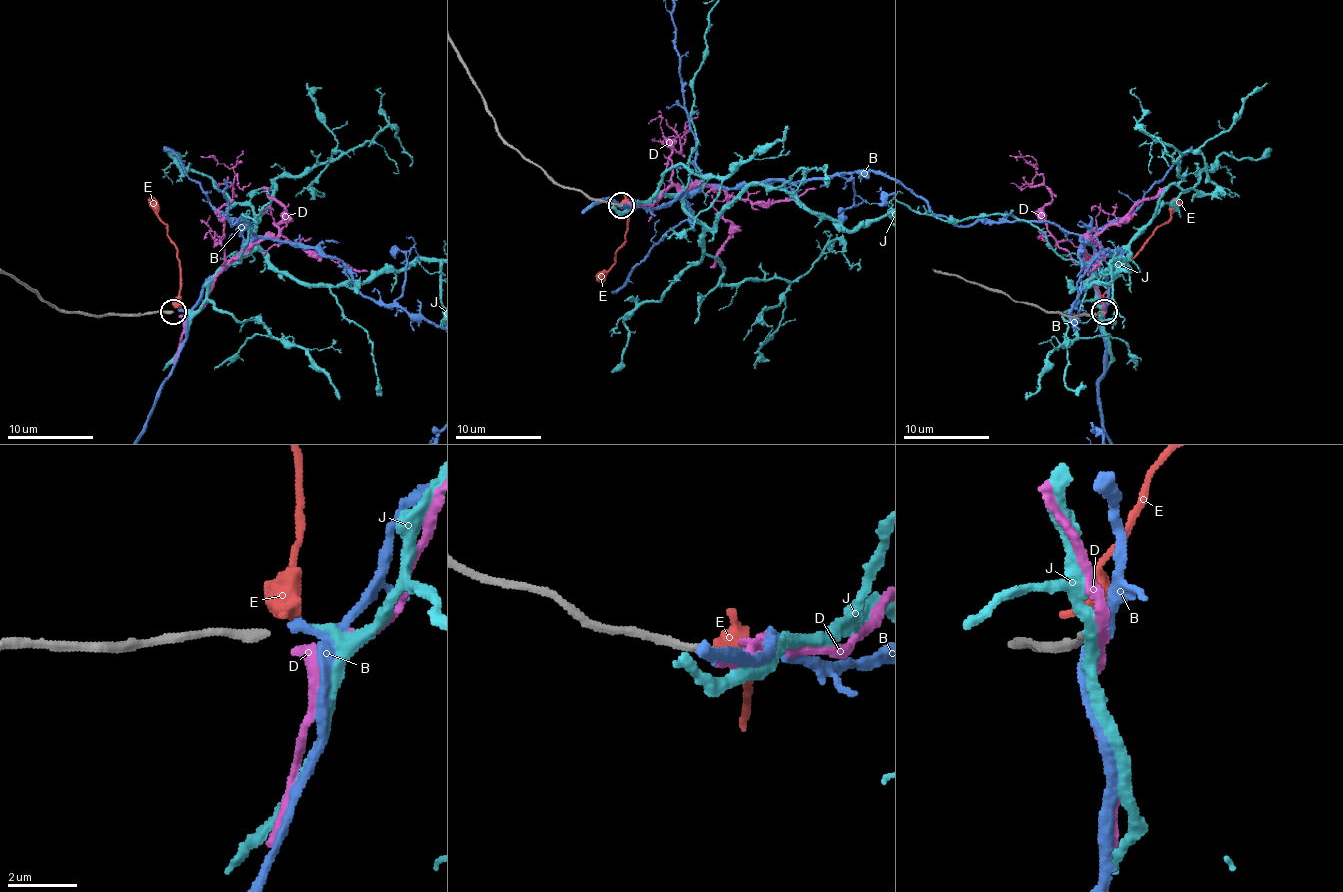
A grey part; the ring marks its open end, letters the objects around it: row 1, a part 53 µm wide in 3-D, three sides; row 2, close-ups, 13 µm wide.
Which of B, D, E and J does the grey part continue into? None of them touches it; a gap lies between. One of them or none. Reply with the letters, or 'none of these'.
B

